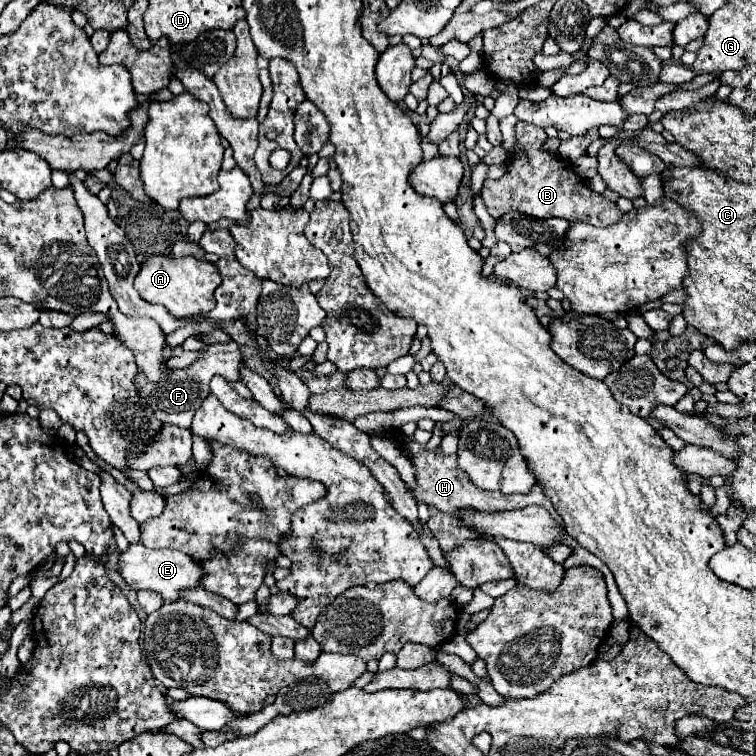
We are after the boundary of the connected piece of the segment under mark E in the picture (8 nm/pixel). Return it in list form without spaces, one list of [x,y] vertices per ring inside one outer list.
[[[130,544],[128,550],[118,554],[118,574],[134,590],[154,590],[166,602],[178,600],[180,592],[186,588],[200,586],[200,566],[188,554],[180,550],[150,550],[142,544]]]

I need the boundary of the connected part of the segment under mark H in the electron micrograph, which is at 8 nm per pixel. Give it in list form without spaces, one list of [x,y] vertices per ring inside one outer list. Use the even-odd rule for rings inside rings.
[[[440,448],[436,450],[422,450],[416,458],[410,458],[414,468],[416,468],[416,488],[410,490],[412,496],[426,504],[428,508],[436,508],[442,514],[456,514],[460,510],[476,510],[476,512],[494,512],[494,510],[518,510],[530,504],[538,504],[544,506],[558,522],[562,522],[556,514],[556,510],[552,510],[552,502],[544,496],[540,486],[532,486],[532,490],[528,494],[512,494],[506,496],[502,492],[490,492],[490,490],[480,490],[476,486],[472,486],[468,474],[464,470],[460,470],[458,466],[458,454],[446,456],[440,452]]]

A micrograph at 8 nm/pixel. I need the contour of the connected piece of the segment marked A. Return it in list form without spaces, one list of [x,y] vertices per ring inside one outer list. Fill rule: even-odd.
[[[152,256],[140,268],[136,276],[136,290],[150,304],[162,304],[174,318],[194,318],[196,314],[208,314],[214,306],[214,290],[220,286],[222,278],[214,264],[188,258],[168,258],[168,256]]]

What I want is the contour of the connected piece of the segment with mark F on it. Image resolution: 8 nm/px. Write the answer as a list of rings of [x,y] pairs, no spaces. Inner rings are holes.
[[[222,342],[222,344],[210,344],[200,350],[202,354],[192,362],[188,368],[174,368],[168,370],[168,376],[162,378],[158,384],[148,382],[148,378],[142,374],[142,370],[136,374],[134,384],[138,386],[140,398],[146,400],[152,406],[154,416],[162,424],[174,424],[180,428],[190,428],[194,412],[202,406],[202,402],[210,394],[209,382],[212,376],[222,376],[228,382],[240,380],[240,364],[242,364],[242,354],[236,342]]]

